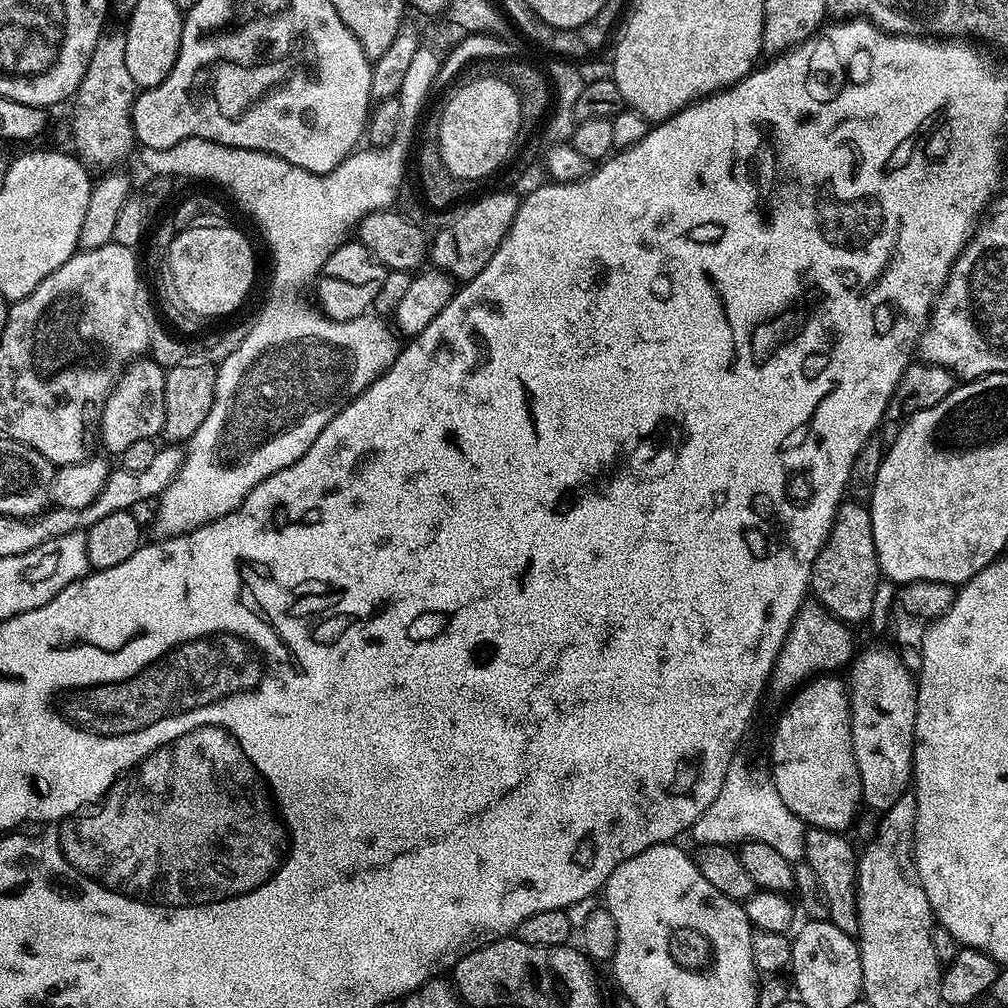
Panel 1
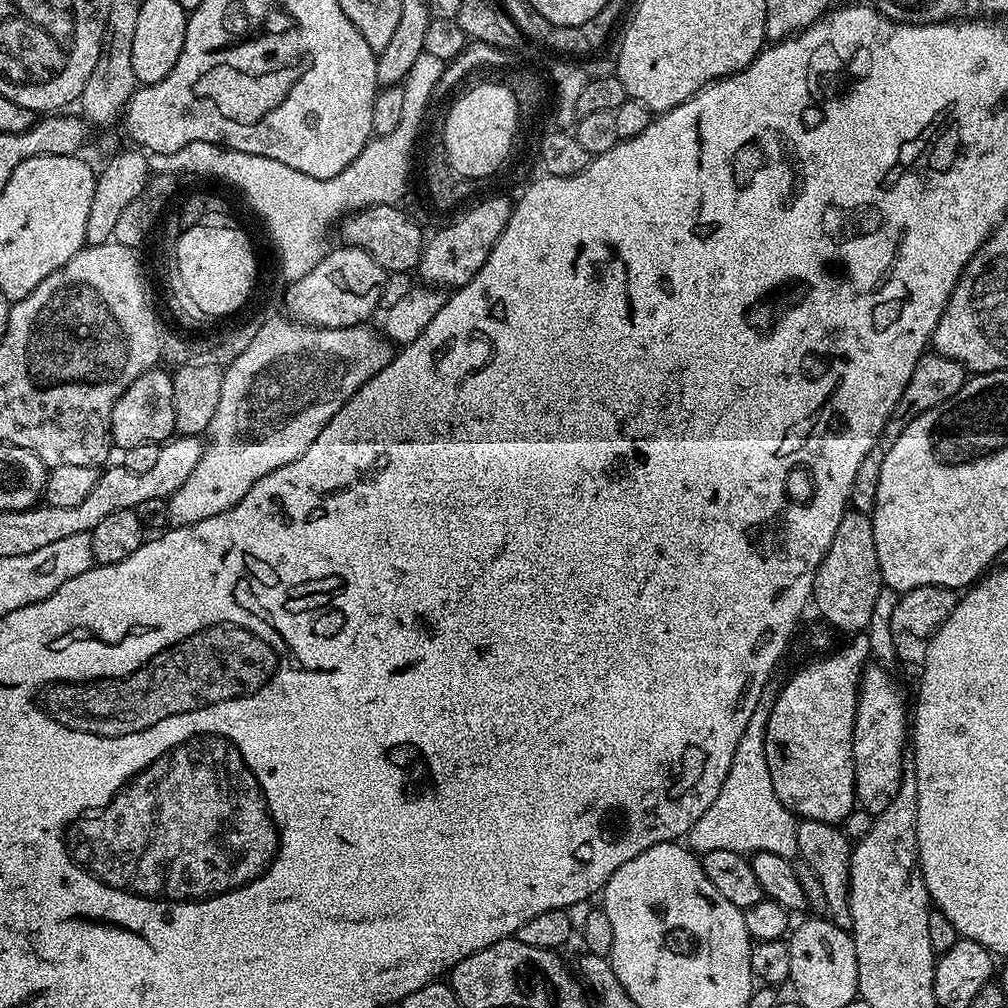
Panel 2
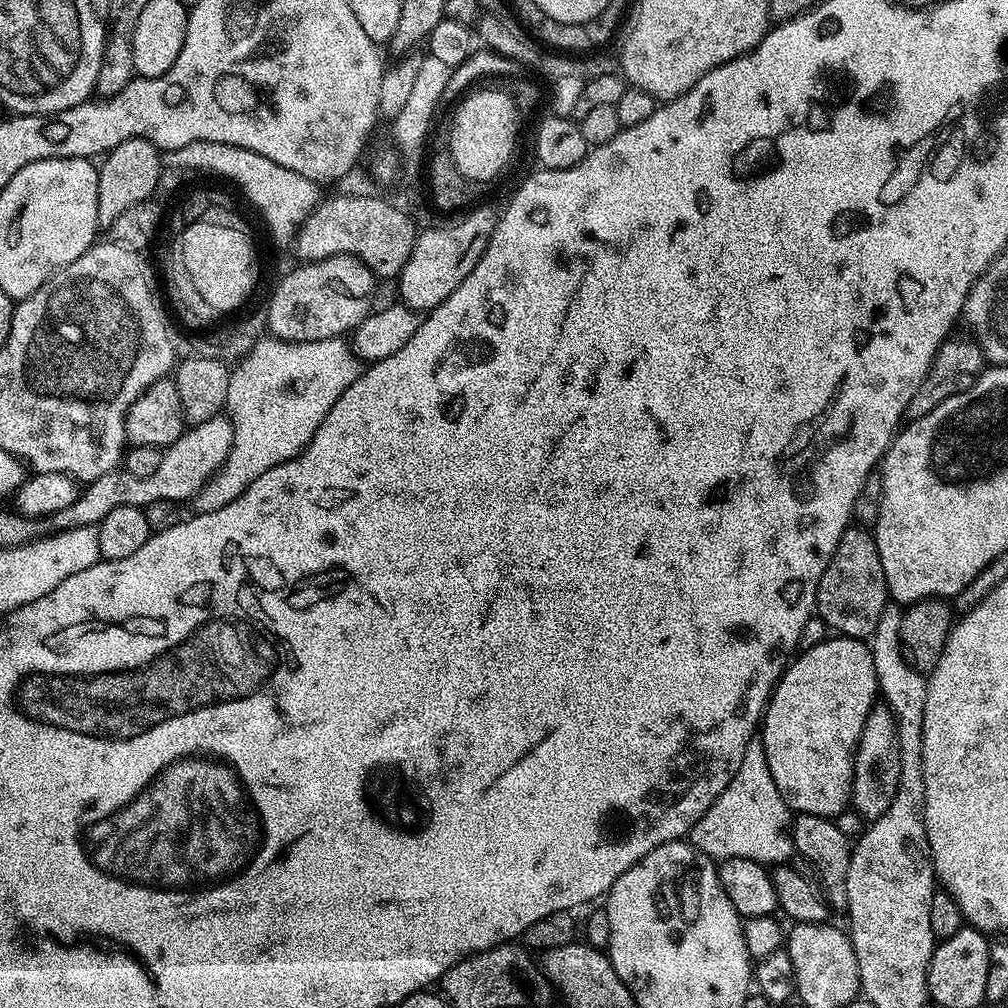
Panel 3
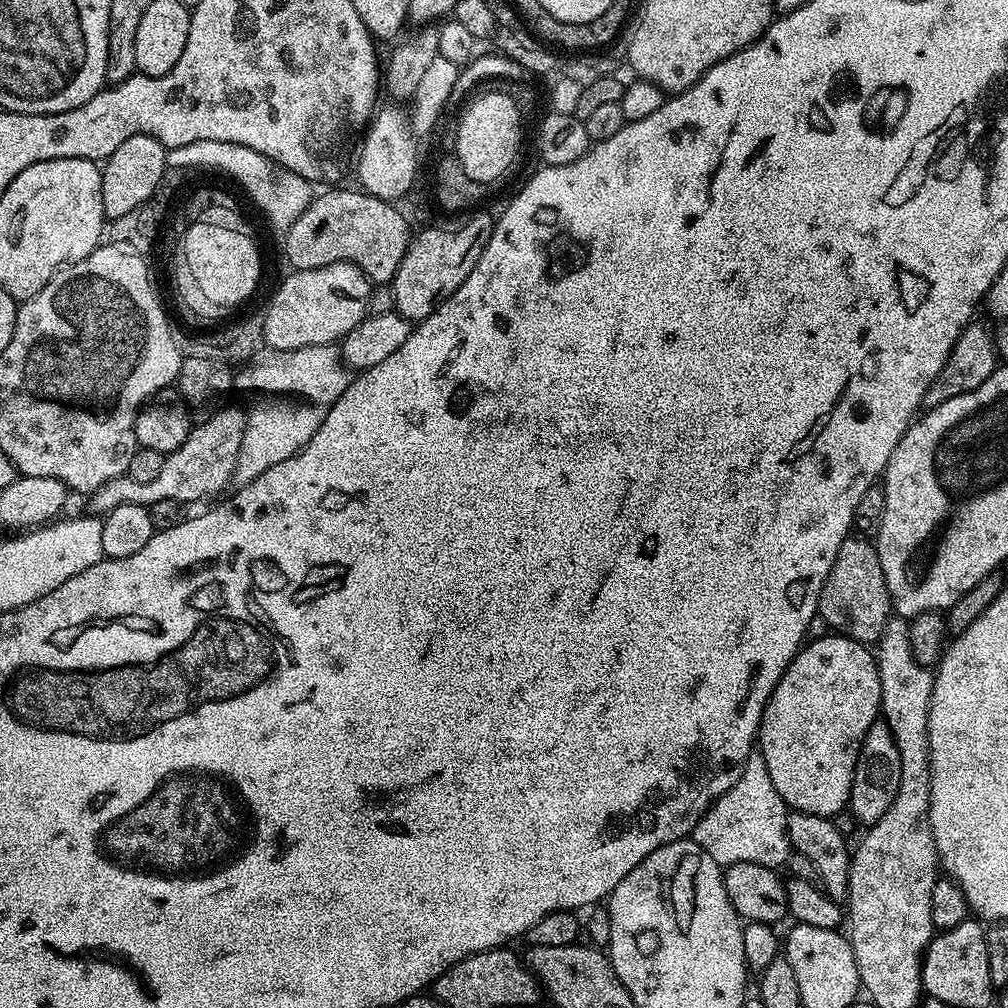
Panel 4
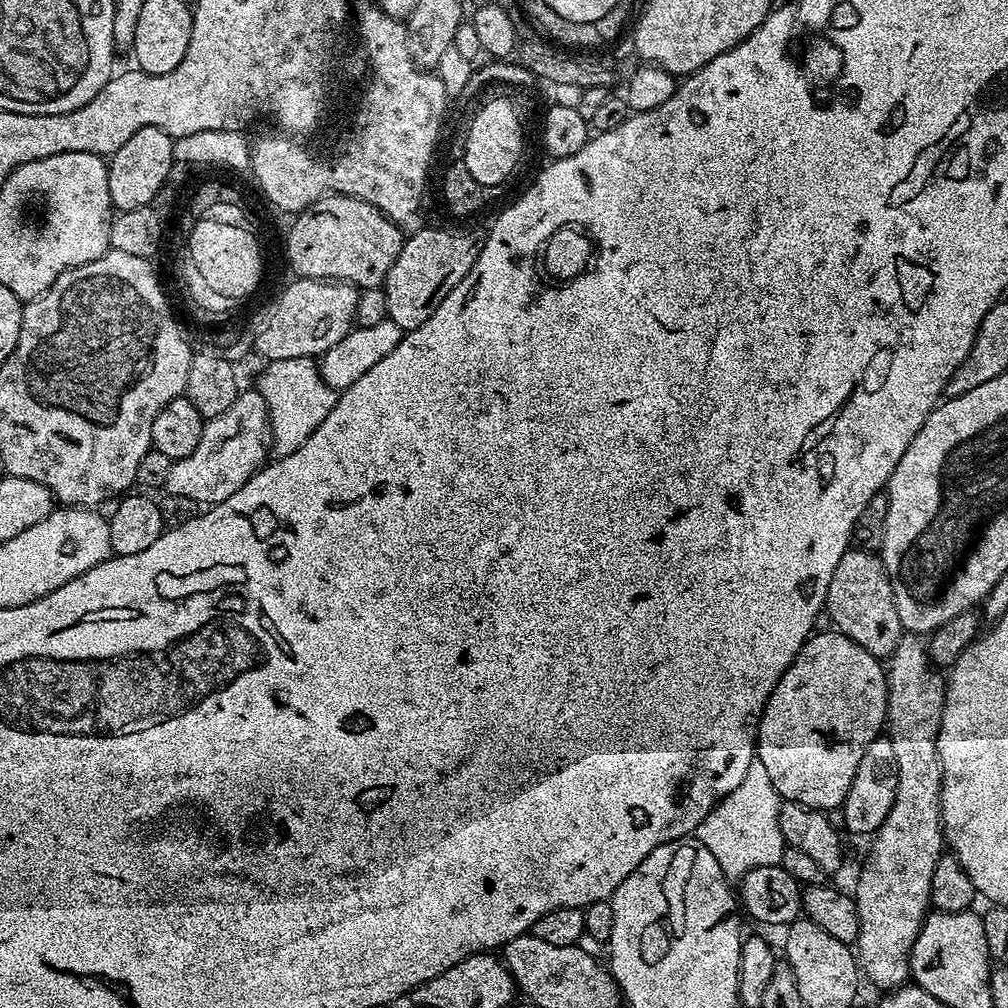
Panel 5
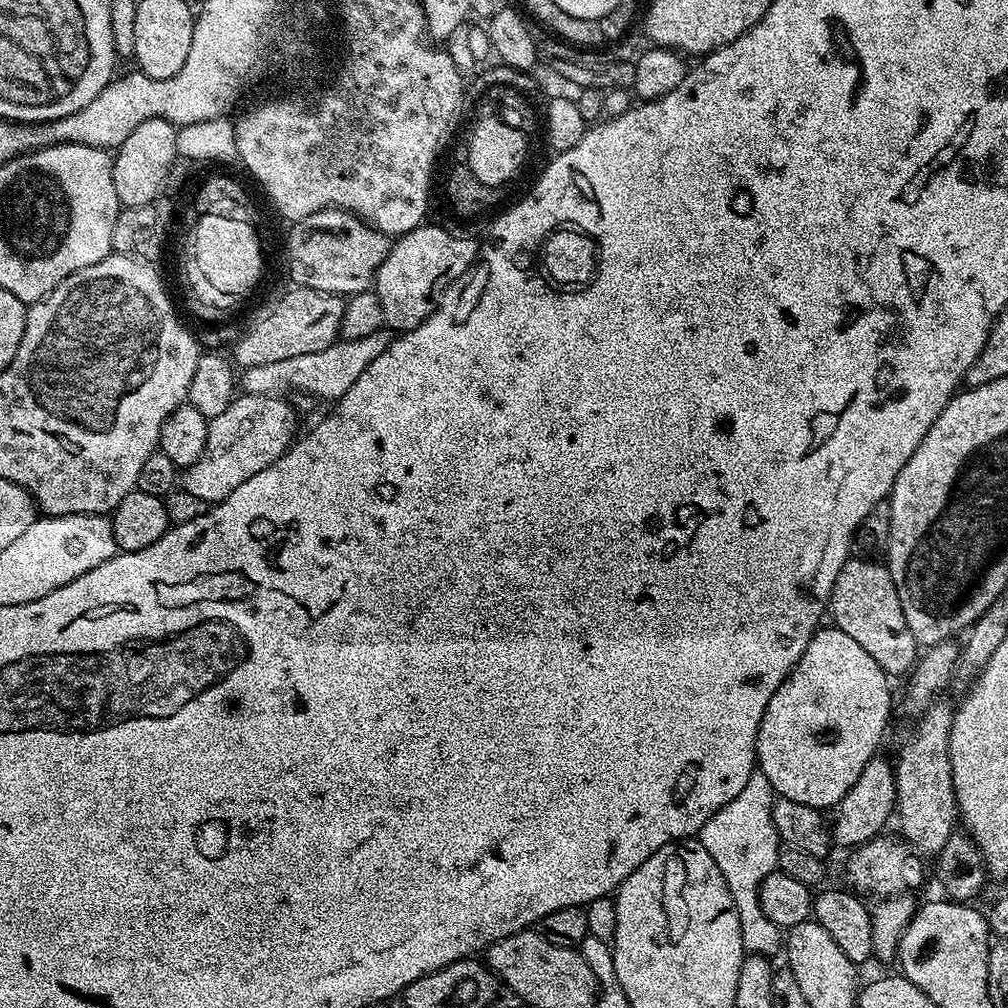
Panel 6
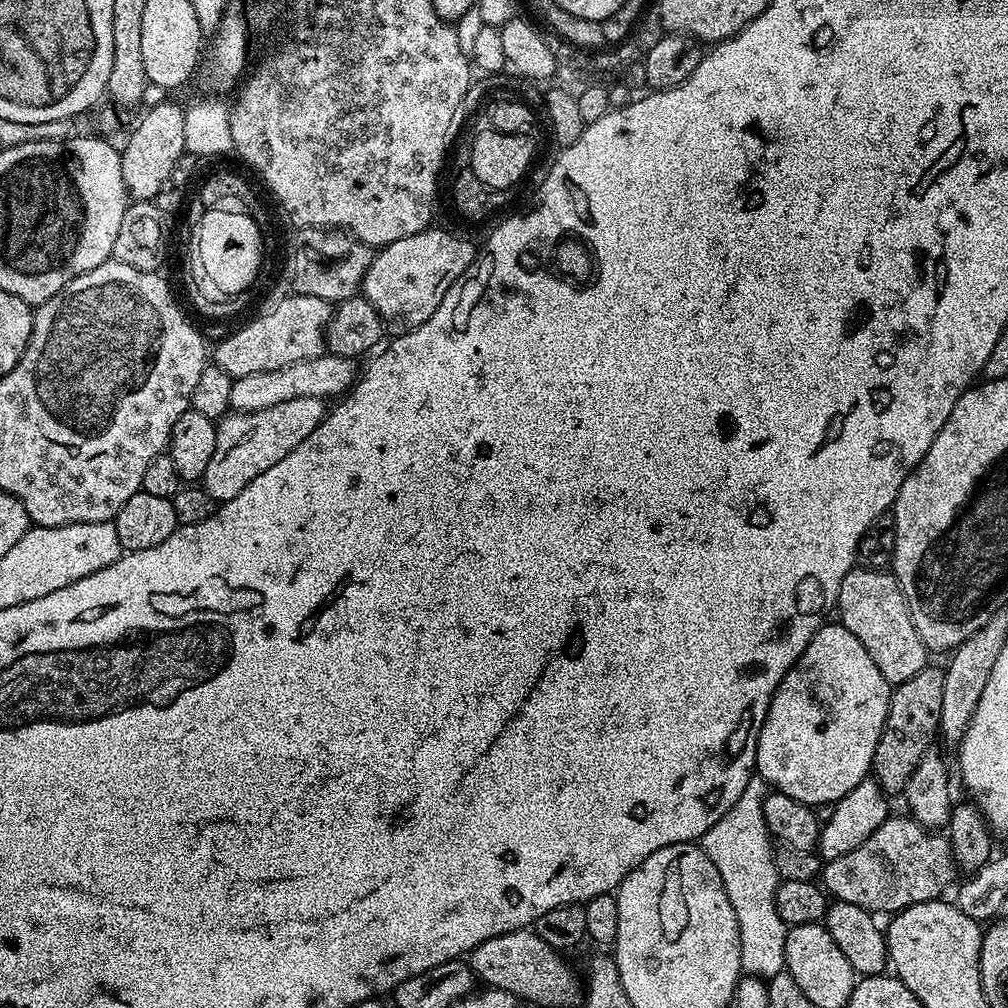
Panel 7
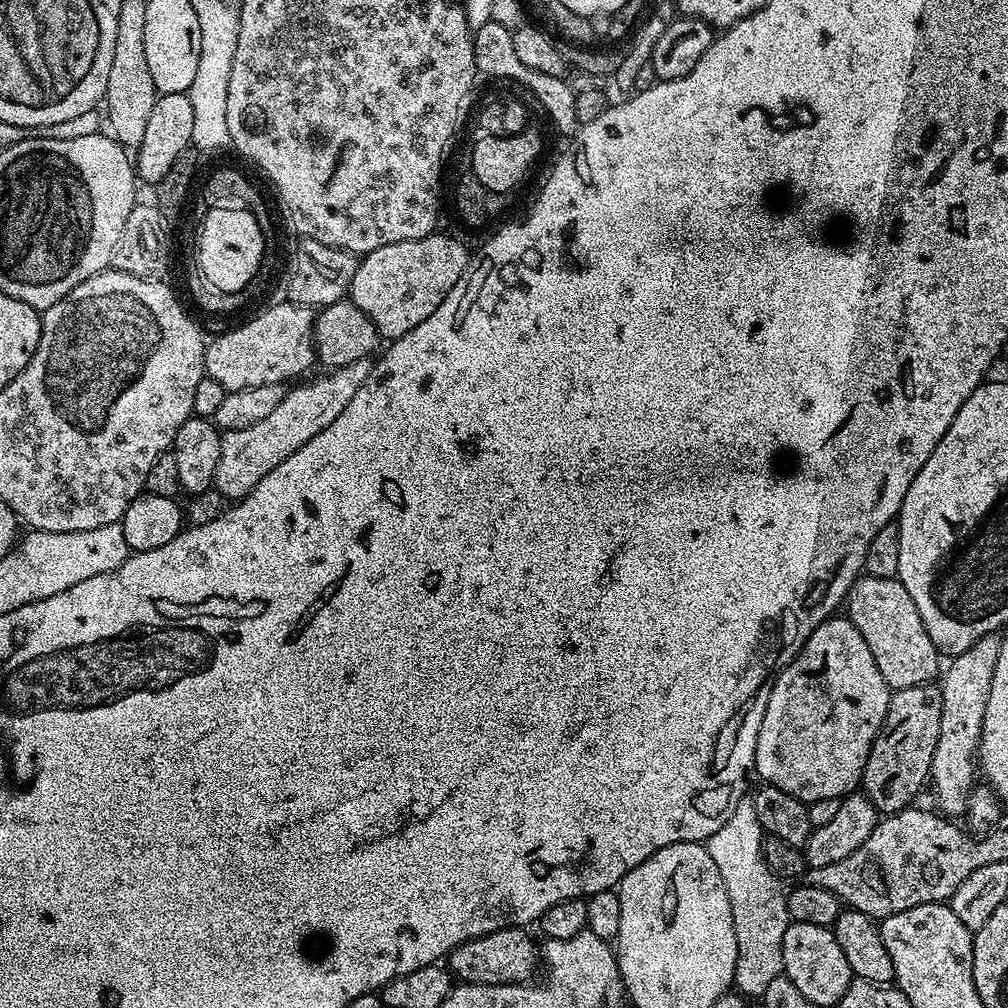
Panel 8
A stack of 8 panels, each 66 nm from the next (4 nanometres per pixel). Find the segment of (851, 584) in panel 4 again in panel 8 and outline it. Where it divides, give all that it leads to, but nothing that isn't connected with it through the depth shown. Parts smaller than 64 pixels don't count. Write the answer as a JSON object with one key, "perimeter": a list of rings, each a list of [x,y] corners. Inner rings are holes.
{"perimeter":[[[860,575],[848,591],[846,615],[851,624],[858,626],[858,634],[866,638],[866,646],[870,646],[870,654],[874,654],[874,662],[889,689],[909,688],[937,679],[942,668],[941,653],[930,642],[930,634],[926,634],[926,626],[922,626],[918,615],[918,606],[914,606],[914,598],[906,594],[906,586],[902,586],[899,578]]]}

